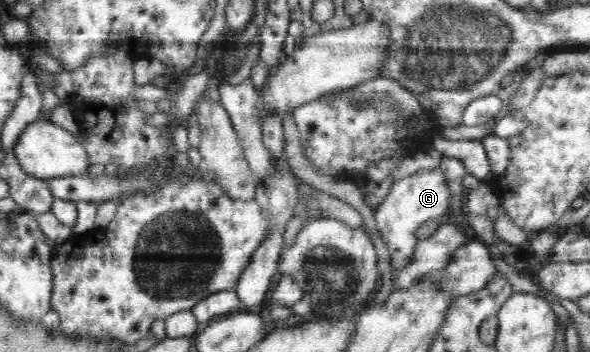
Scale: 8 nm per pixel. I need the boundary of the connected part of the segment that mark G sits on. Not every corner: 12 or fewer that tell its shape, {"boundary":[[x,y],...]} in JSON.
{"boundary":[[441,168],[392,185],[375,226],[393,270],[411,261],[421,222],[444,220],[451,190]]}

